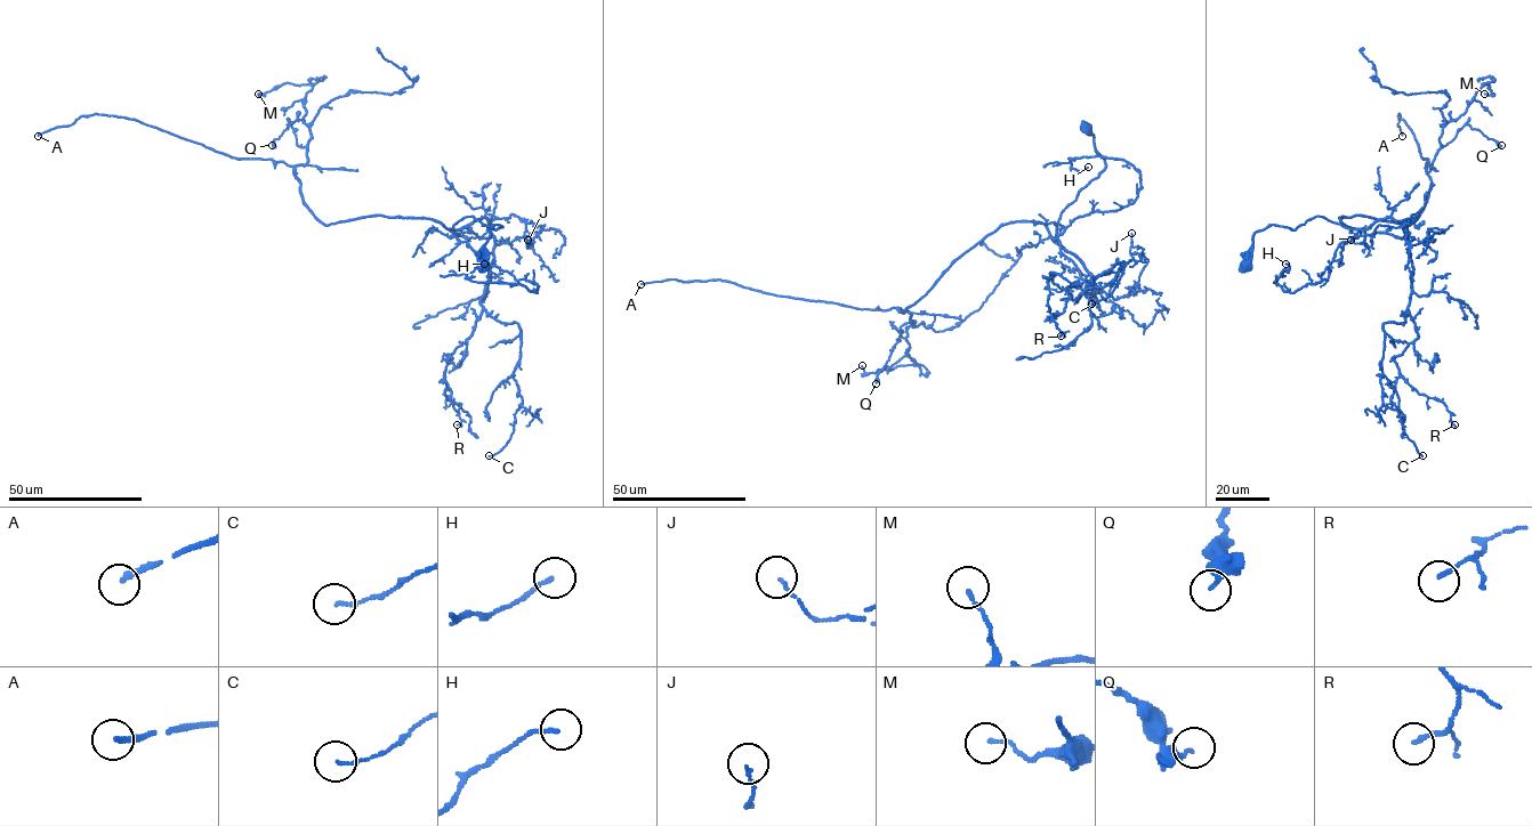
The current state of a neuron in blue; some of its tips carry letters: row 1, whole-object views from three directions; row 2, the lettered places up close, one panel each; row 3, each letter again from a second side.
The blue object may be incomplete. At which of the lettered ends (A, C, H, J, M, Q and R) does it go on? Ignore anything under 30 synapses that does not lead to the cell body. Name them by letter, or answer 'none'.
A

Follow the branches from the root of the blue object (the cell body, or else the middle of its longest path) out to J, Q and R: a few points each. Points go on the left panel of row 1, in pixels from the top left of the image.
J: (484, 266), (490, 229), (501, 226), (465, 217), (453, 229), (511, 215), (545, 225), (526, 247), (527, 240)
Q: (484, 266), (490, 229), (501, 226), (381, 215), (324, 225), (295, 172), (307, 148), (290, 124), (272, 145)
R: (484, 266), (501, 226), (466, 217), (453, 229), (485, 218), (494, 245), (482, 314), (445, 370), (457, 424)

